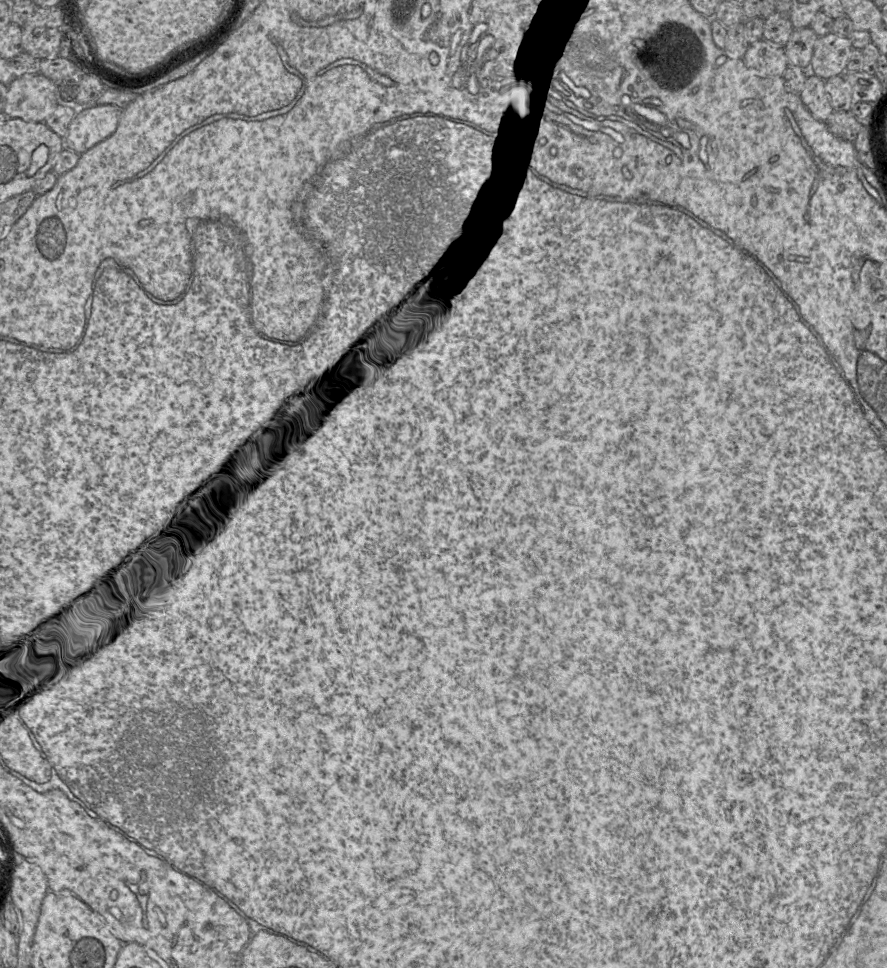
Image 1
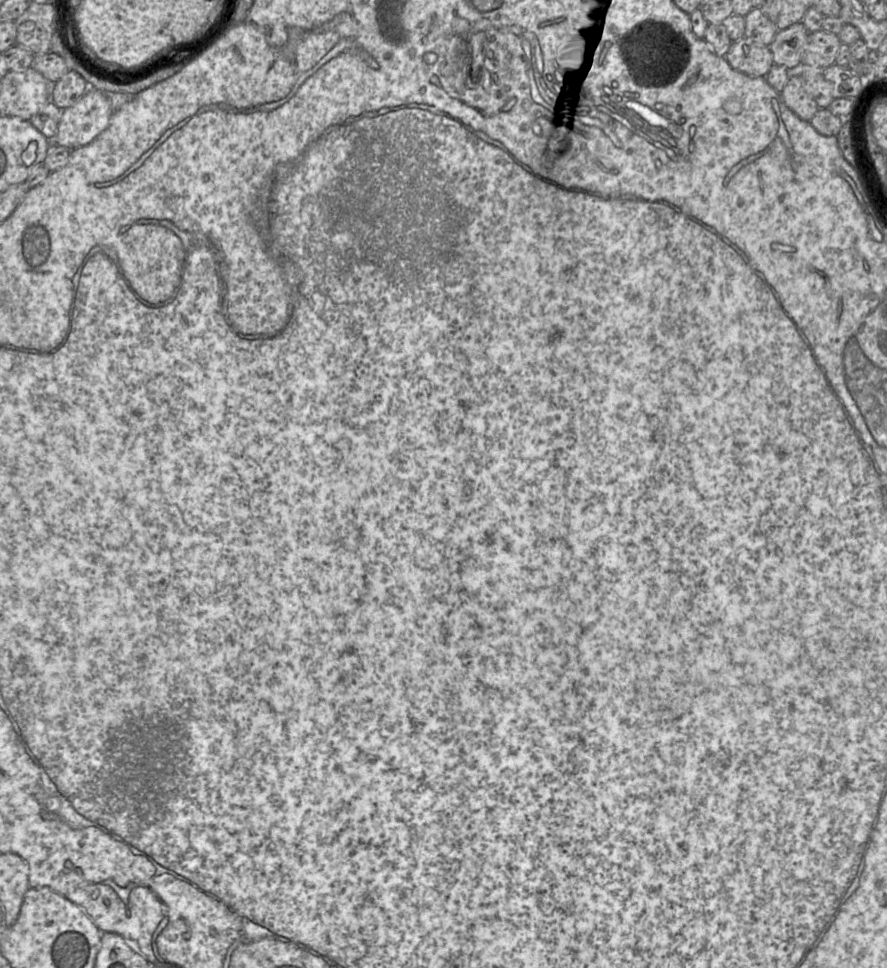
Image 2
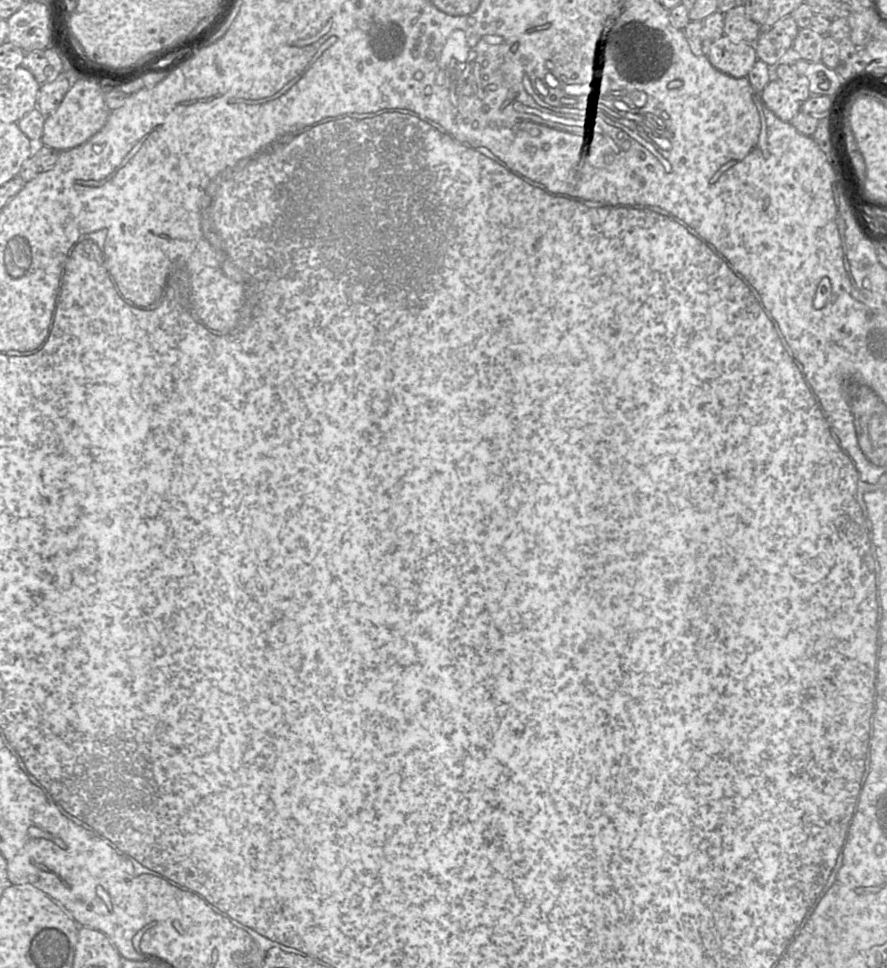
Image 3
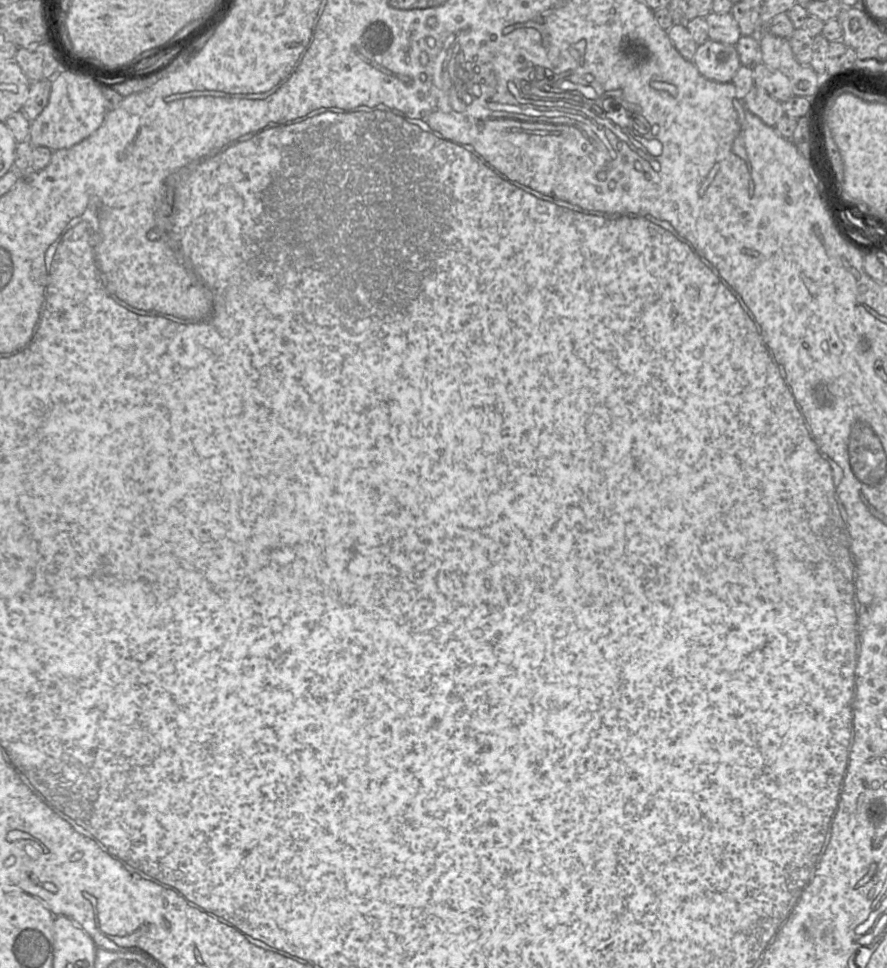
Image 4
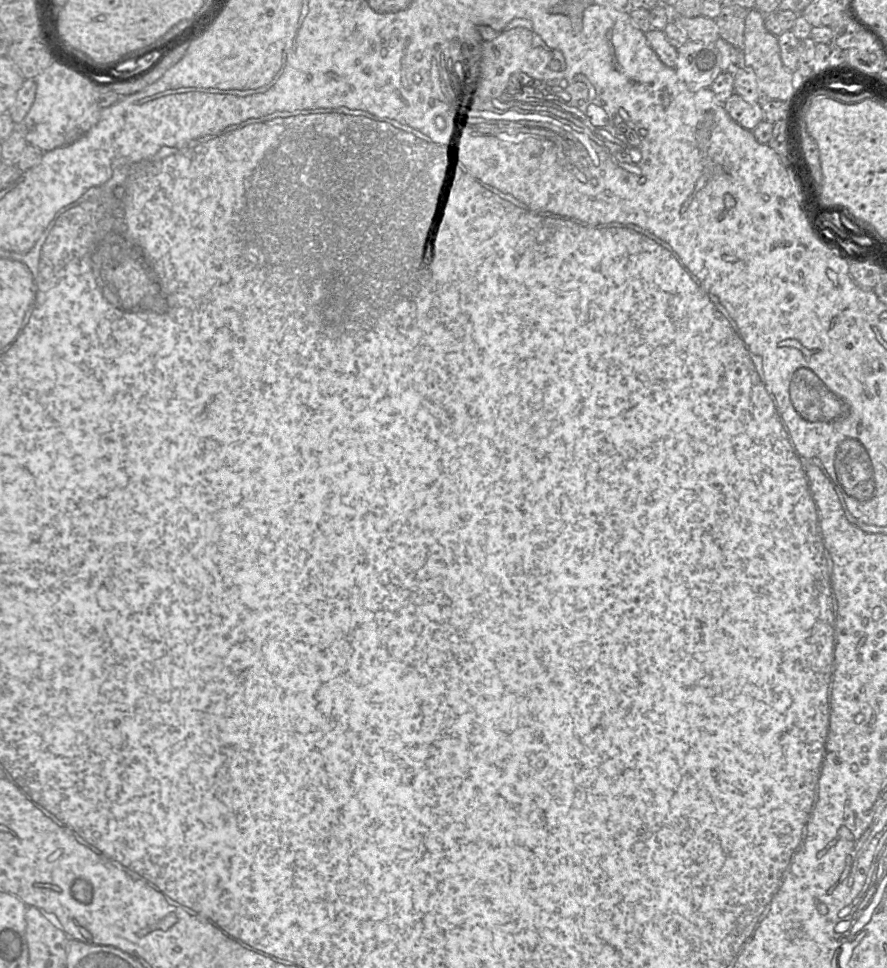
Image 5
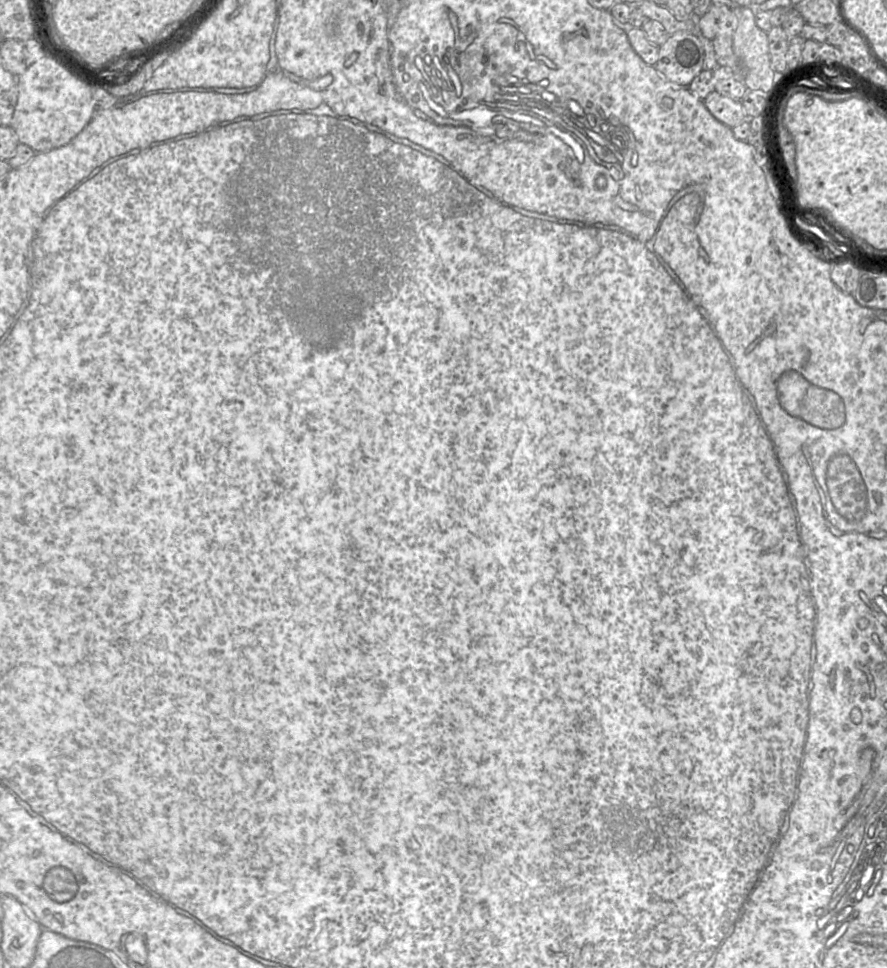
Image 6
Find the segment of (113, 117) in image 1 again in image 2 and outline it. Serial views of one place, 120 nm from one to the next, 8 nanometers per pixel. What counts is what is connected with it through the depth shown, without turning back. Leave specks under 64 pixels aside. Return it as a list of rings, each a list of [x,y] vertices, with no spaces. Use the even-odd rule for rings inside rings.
[[[89,88],[76,104],[64,110],[54,143],[69,150],[86,146],[107,129],[112,116],[107,94]]]

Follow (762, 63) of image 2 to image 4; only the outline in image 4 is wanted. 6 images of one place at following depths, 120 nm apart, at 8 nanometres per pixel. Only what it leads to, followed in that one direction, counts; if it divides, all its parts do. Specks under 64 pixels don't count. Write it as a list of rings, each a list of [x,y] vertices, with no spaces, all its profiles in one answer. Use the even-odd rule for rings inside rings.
[[[710,39],[698,45],[692,62],[705,78],[720,83],[731,82],[741,66],[735,45]]]

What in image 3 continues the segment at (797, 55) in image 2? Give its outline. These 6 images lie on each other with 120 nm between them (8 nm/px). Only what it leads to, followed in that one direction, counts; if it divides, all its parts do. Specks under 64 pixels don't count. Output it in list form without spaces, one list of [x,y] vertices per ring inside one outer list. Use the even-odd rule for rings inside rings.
[[[791,16],[782,18],[768,30],[763,29],[755,43],[758,60],[775,67],[780,62],[792,58],[793,42],[799,30]]]

